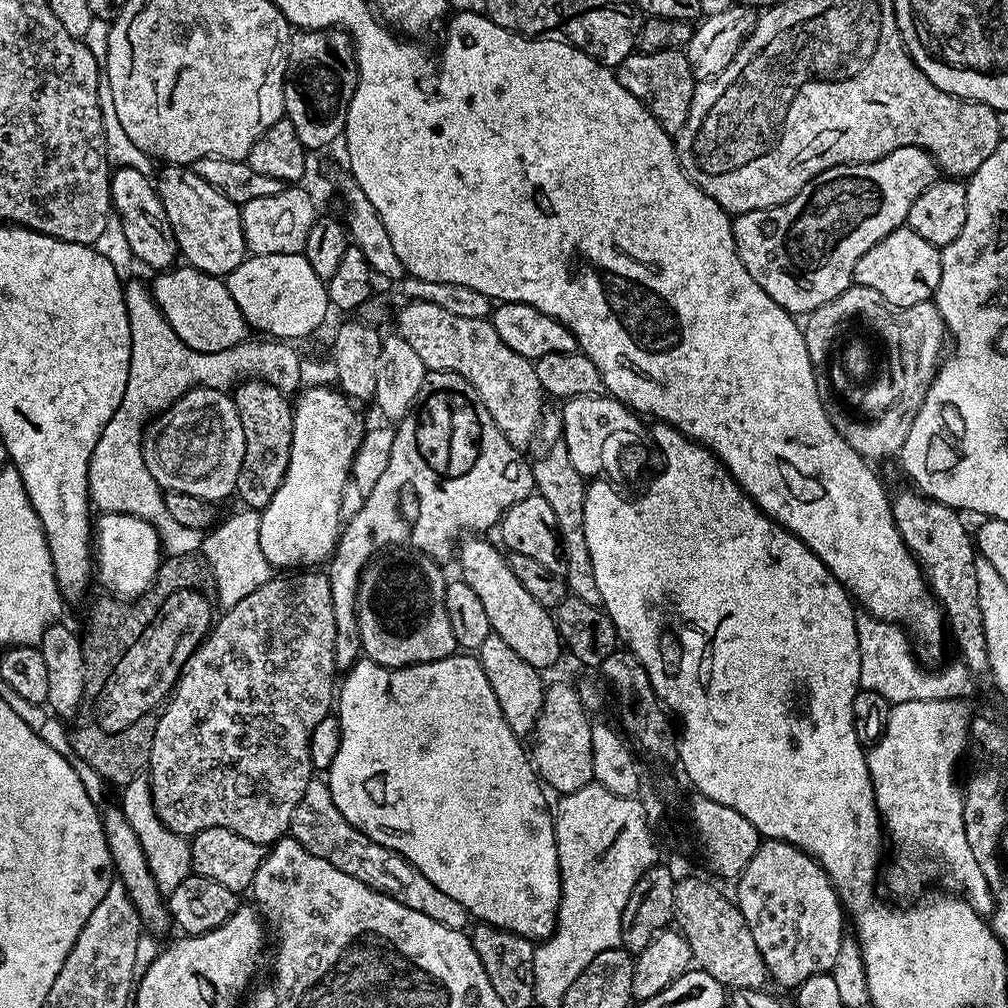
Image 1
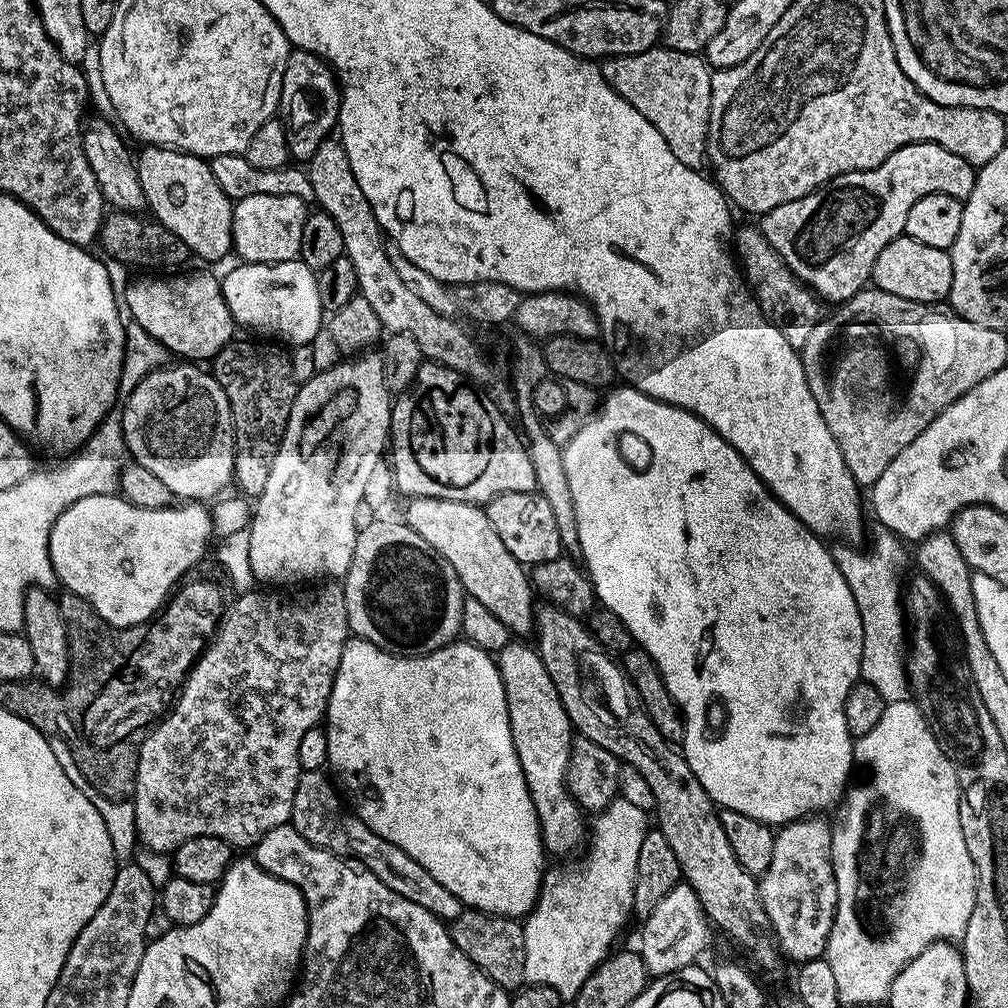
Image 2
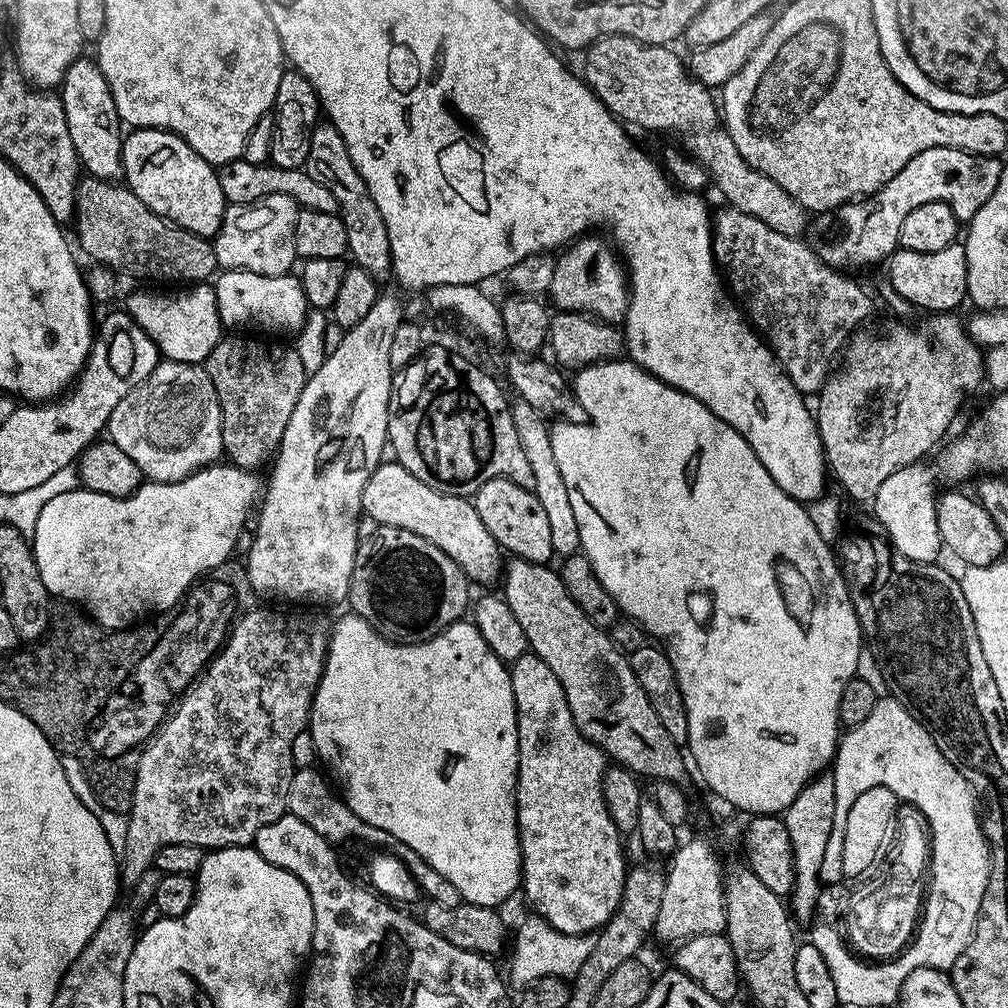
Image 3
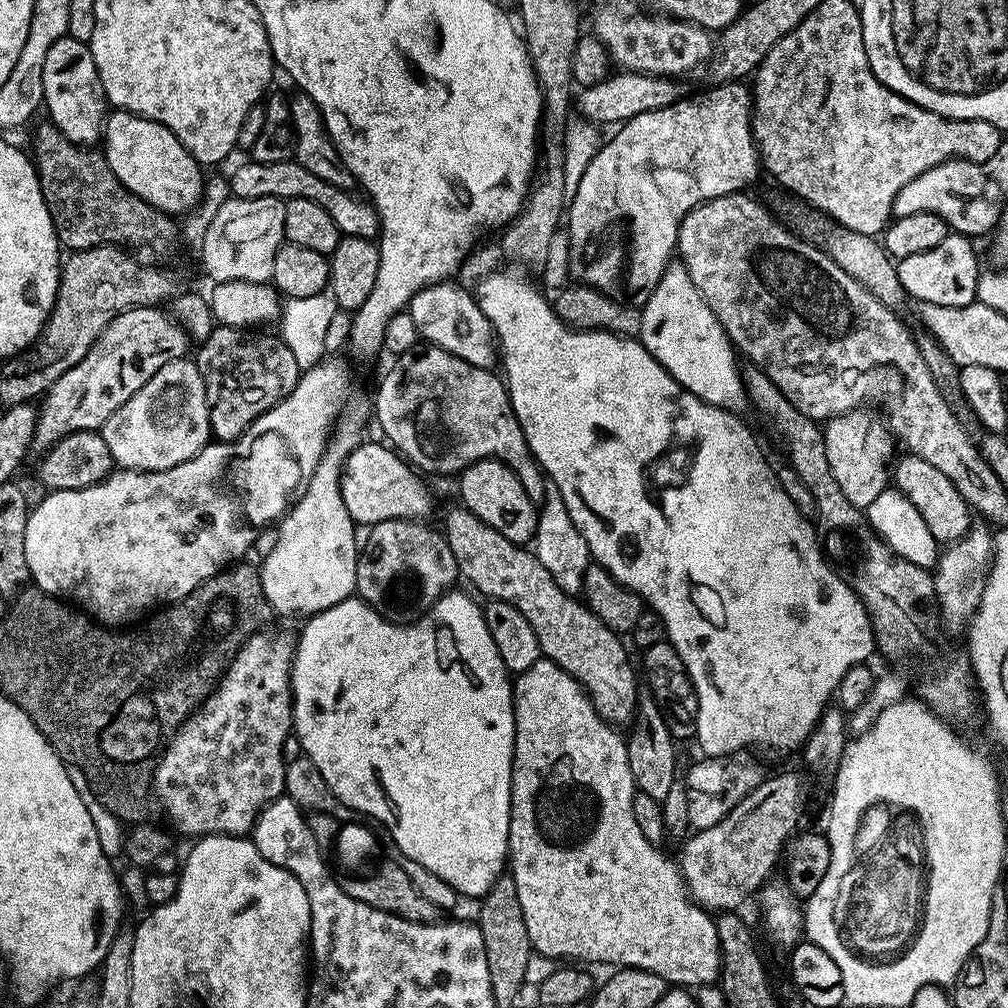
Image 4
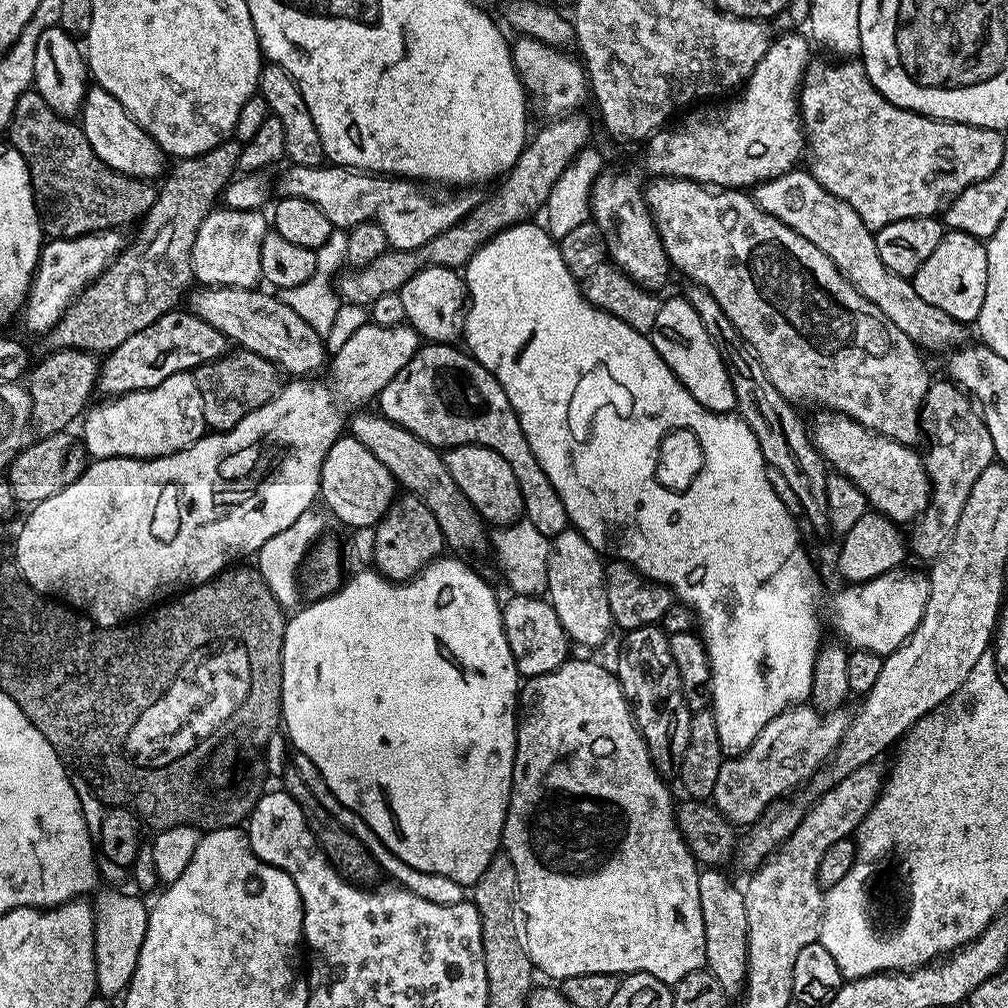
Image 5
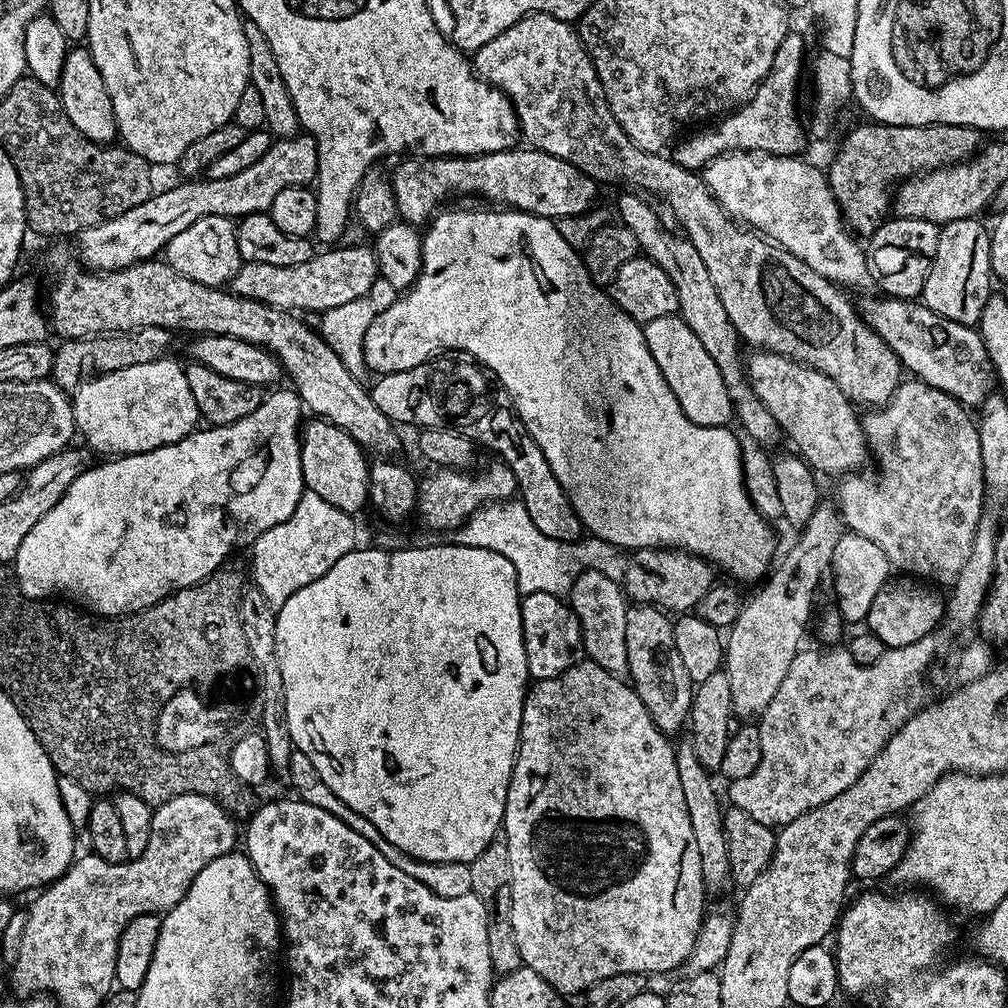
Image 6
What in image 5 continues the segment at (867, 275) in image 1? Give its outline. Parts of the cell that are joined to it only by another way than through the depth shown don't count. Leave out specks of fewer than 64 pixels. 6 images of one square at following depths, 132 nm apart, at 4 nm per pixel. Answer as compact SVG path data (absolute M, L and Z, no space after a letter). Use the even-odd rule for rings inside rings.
M945 231L944 237L934 246L934 254L922 262L915 276L911 277L914 290L922 302L946 310L950 318L961 324L971 325L982 310L982 298L986 298L986 250L985 241L965 232Z

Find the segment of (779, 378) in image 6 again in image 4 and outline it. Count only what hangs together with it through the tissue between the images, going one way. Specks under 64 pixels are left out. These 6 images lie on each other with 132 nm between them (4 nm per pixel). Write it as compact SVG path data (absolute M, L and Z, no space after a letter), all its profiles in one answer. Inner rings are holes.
M904 454L900 461L899 459L895 461L894 488L895 491L905 493L908 501L918 510L918 514L922 514L922 522L926 522L937 545L947 546L953 544L955 540L960 540L973 523L973 513L960 491L954 486L954 482L950 482L950 478L942 474L942 470L930 466L930 462L922 462L922 458Z

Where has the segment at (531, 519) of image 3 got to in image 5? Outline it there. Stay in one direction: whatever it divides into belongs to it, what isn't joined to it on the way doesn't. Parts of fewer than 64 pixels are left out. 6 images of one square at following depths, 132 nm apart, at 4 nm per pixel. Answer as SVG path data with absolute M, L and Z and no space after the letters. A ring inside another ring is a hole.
M467 444L447 449L443 457L446 470L450 470L450 478L454 478L454 482L458 482L458 490L470 498L481 520L492 526L507 526L523 517L522 490L518 490L518 478L514 478L514 470L510 470L510 462L506 462L502 454L494 454L494 450L486 446Z

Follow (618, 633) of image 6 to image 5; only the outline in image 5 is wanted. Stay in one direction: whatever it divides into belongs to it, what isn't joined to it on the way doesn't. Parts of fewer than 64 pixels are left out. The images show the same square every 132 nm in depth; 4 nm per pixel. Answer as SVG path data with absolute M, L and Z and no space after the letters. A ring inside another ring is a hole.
M568 527L551 537L548 554L548 591L546 599L554 606L569 641L584 648L596 648L614 632L610 614L610 598L606 598L605 561L582 533Z

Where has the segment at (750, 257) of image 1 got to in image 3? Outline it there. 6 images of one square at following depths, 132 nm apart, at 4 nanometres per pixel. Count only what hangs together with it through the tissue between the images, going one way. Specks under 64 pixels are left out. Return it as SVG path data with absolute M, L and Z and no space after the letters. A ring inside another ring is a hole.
M931 148L914 154L890 182L886 182L871 198L853 200L835 209L836 224L824 224L814 243L818 259L837 270L864 268L867 264L887 261L900 243L900 227L910 210L925 202L946 202L956 219L967 222L986 206L986 198L994 194L1005 165L995 156L975 156L953 148Z

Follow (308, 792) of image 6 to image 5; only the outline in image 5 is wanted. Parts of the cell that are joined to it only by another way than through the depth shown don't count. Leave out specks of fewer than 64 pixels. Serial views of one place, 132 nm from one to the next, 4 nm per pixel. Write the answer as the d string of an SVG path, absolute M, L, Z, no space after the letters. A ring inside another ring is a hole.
M296 752L291 757L290 764L291 767L298 770L298 774L302 774L302 778L306 782L306 786L314 794L314 798L318 798L318 802L322 802L322 806L326 806L326 810L330 810L330 814L334 814L336 821L346 830L350 830L350 834L357 836L362 842L362 846L366 846L366 850L373 856L381 869L385 873L389 872L396 879L393 881L399 887L407 888L408 891L418 894L418 898L426 898L426 902L438 902L438 906L454 906L455 904L465 903L465 885L454 882L454 878L446 878L437 872L414 870L414 866L406 866L406 862L402 862L402 858L398 858L393 854L390 846L386 846L386 842L382 842L382 838L378 838L378 834L374 834L374 830L370 830L370 826L366 826L366 822L362 817L354 814L354 810L342 806L342 802L338 802L338 798L334 798L334 794L328 789L323 778L321 778L318 766L314 766L314 762L310 762L310 758L306 758L306 754Z

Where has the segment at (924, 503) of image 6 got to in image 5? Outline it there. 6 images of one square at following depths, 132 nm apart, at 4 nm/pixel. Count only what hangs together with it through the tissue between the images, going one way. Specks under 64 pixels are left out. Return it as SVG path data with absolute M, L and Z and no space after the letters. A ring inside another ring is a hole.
M941 378L937 384L929 383L920 418L923 431L932 432L932 449L923 453L924 468L932 481L932 503L911 525L910 548L927 562L934 562L950 546L958 518L962 518L962 506L970 498L970 486L994 462L996 451L975 403L964 389L947 378Z

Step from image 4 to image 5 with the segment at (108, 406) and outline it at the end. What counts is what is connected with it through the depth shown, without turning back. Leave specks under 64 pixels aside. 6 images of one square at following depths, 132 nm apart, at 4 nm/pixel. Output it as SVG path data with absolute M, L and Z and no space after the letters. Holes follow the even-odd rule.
M173 310L162 314L162 318L158 318L150 326L146 326L146 330L138 330L138 334L130 334L130 338L126 338L126 342L122 342L122 346L118 346L103 357L98 368L95 386L95 391L101 392L101 397L115 398L125 396L127 392L141 392L147 388L153 388L166 382L166 378L170 378L174 374L192 372L206 362L220 359L225 352L229 351L230 342L218 330L214 330L214 326L210 326L208 322L202 322L190 310L180 311Z

